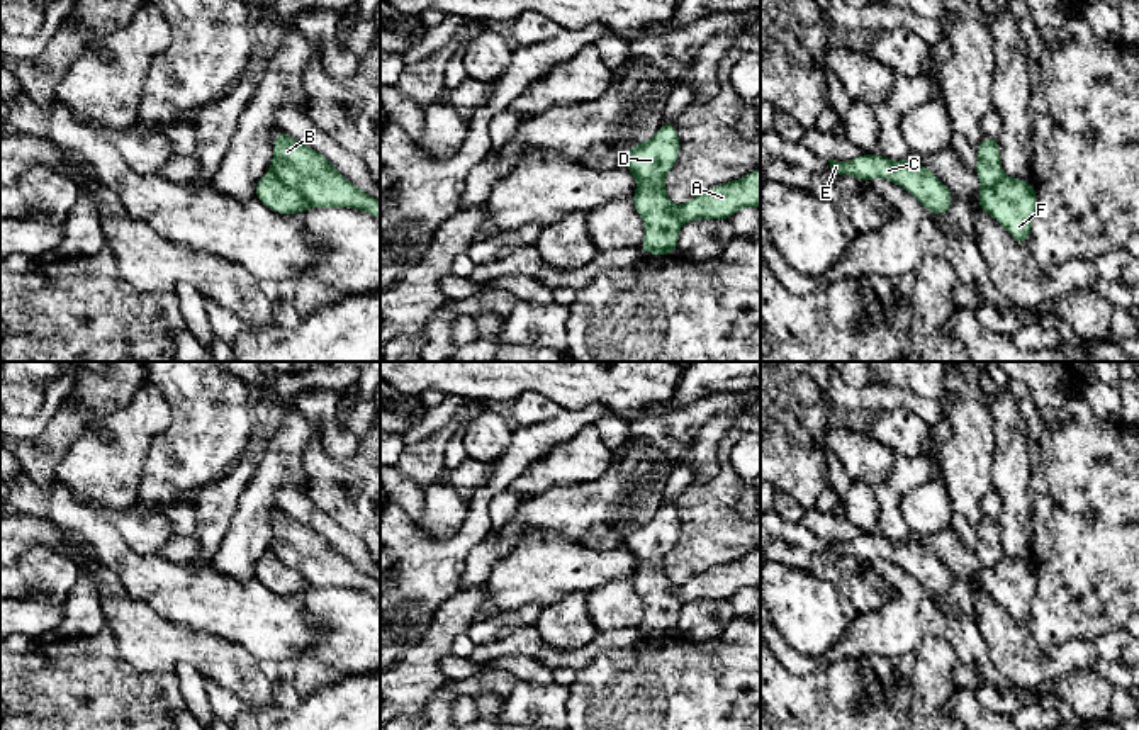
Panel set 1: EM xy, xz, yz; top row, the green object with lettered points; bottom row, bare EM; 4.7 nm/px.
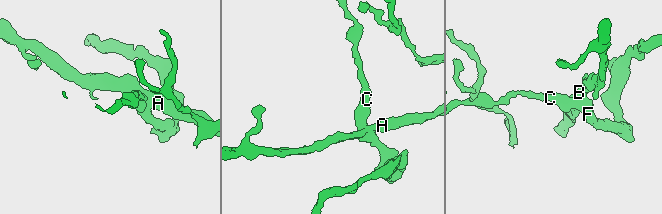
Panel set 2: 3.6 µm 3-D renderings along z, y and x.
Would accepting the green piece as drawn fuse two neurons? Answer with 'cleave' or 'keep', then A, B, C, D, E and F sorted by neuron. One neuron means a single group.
cleave; A B / C D E F

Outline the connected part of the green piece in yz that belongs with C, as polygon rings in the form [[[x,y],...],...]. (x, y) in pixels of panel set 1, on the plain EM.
[[[866,535],[852,542],[828,540],[832,552],[850,555],[857,560],[889,560],[910,572],[929,592],[945,594],[952,586],[952,574],[945,564],[927,547],[905,538],[901,542],[888,540],[881,535]]]

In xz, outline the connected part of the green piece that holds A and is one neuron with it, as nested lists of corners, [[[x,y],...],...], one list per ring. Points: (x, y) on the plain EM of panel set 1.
[[[760,548],[728,564],[694,576],[682,586],[674,586],[674,594],[682,601],[723,599],[728,601],[738,589],[760,587]]]

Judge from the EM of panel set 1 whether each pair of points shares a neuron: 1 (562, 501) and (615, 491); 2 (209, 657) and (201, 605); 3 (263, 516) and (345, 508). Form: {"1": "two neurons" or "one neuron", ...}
{"1": "one neuron", "2": "two neurons", "3": "two neurons"}

